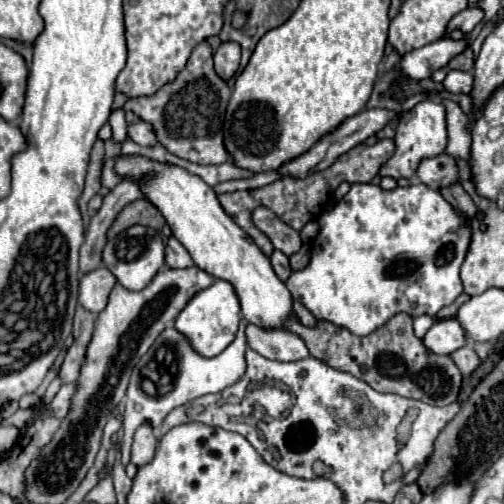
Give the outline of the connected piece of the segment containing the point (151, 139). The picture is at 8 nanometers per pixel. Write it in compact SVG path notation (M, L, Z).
M132 122L130 126L128 126L128 136L136 142L136 144L140 144L140 146L156 146L158 144L158 138L154 136L154 128L150 128L150 124L146 124L146 122Z

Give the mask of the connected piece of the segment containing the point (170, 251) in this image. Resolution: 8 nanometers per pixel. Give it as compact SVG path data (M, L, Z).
M170 236L168 244L166 244L166 266L170 266L170 268L188 268L192 264L194 262L192 262L188 250L174 236Z

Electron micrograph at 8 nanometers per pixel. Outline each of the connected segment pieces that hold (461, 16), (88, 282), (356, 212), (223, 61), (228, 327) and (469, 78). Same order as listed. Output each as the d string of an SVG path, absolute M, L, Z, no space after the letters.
M480 6L466 8L466 10L458 12L458 14L450 20L448 30L446 30L446 36L450 36L450 32L452 32L454 28L460 28L464 34L468 34L468 32L472 32L472 28L474 28L478 22L482 22L482 20L484 20L484 10L482 10Z
M100 266L92 272L86 272L80 276L78 302L86 310L98 314L106 306L106 298L108 298L114 284L116 284L116 278L104 266Z
M354 184L330 212L320 216L318 222L320 232L312 244L308 266L292 272L286 280L292 298L304 304L316 320L328 320L348 328L356 336L366 336L398 312L410 316L428 314L434 318L440 308L452 304L456 296L462 294L458 272L472 240L472 226L462 212L454 210L440 192L426 188L426 184L394 190L382 190L376 184Z
M224 42L214 54L214 70L222 80L230 80L240 64L240 46L234 42Z
M216 280L210 288L204 288L202 292L196 292L190 298L184 310L176 316L174 328L188 338L194 352L198 352L204 358L212 358L218 356L234 340L238 332L238 322L240 322L240 304L232 284L226 280Z
M450 70L444 78L444 88L448 92L454 92L454 94L470 94L472 92L472 86L474 86L474 76L472 72L462 72L462 70Z

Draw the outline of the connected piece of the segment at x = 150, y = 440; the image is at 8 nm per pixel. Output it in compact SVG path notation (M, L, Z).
M142 424L136 434L134 434L134 444L132 444L132 462L136 466L148 464L154 458L154 450L156 450L156 438L154 432L148 424Z

